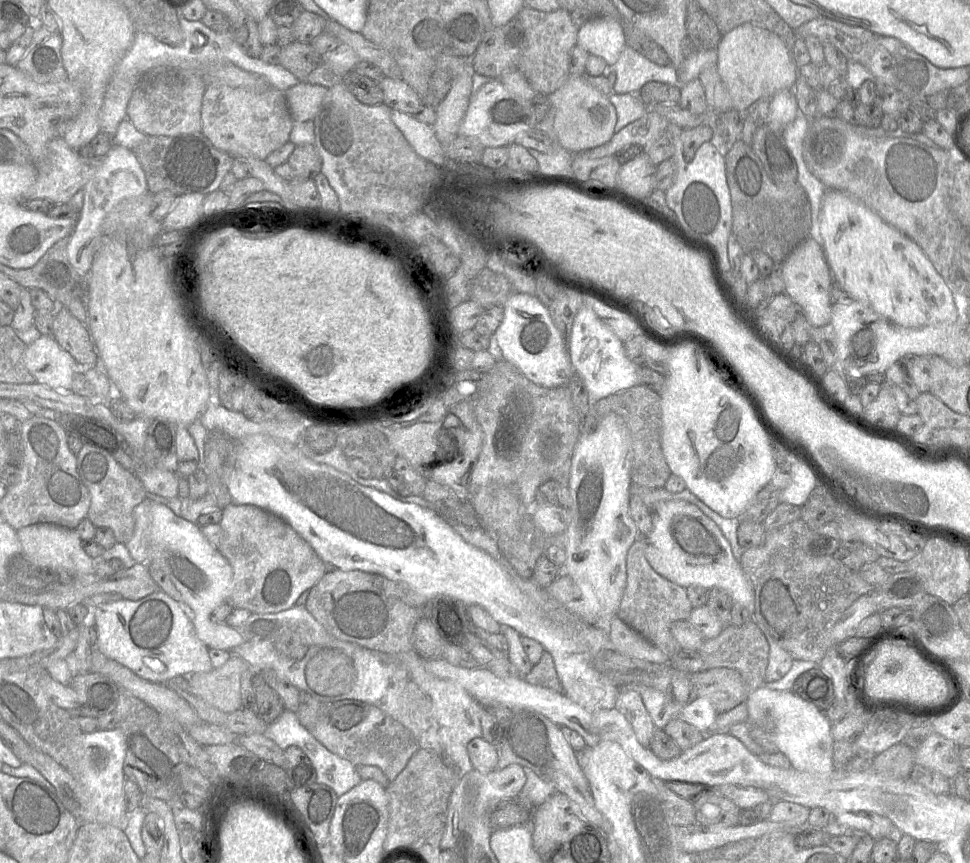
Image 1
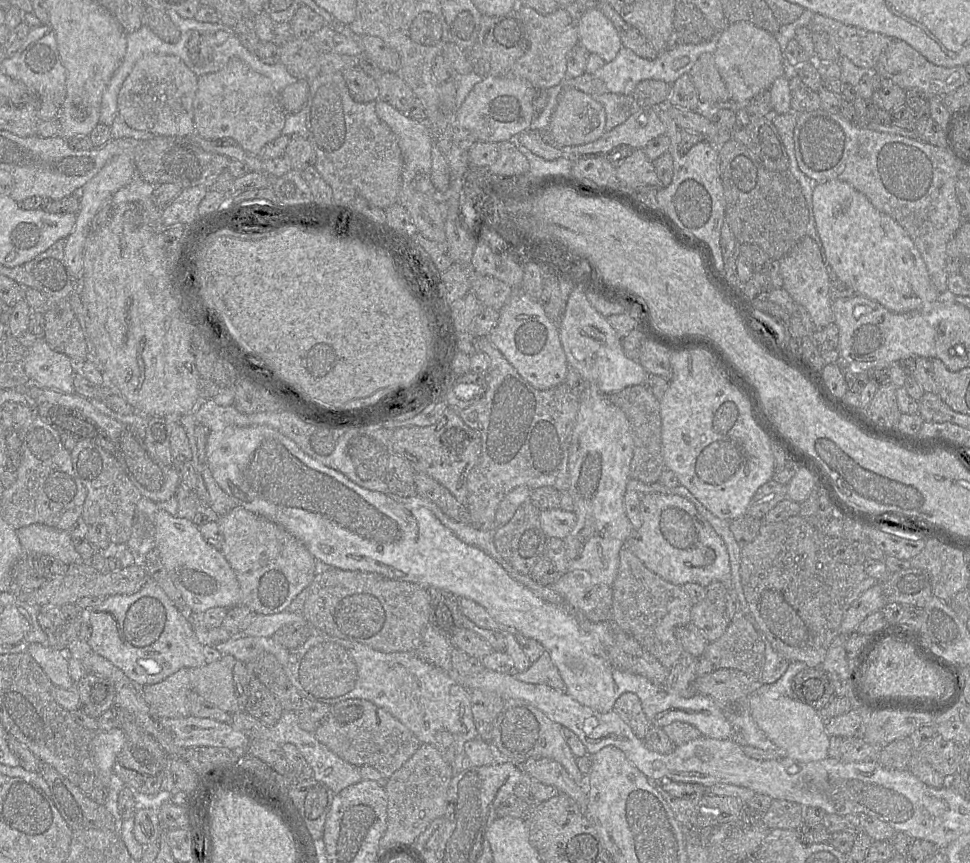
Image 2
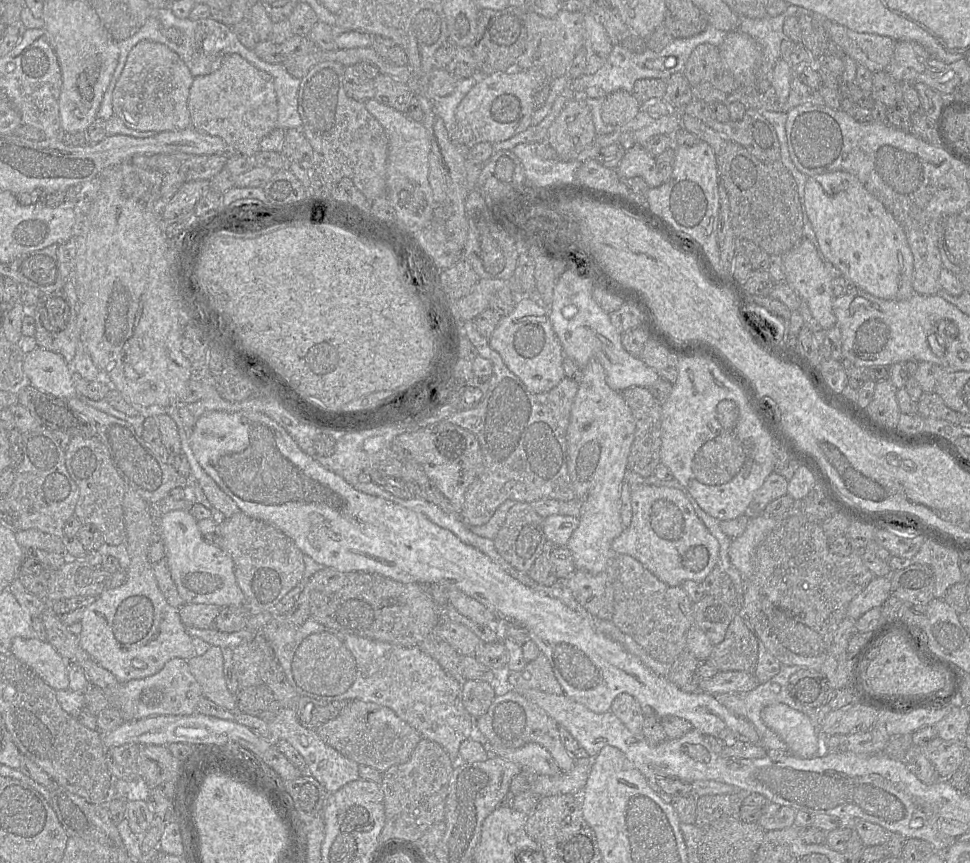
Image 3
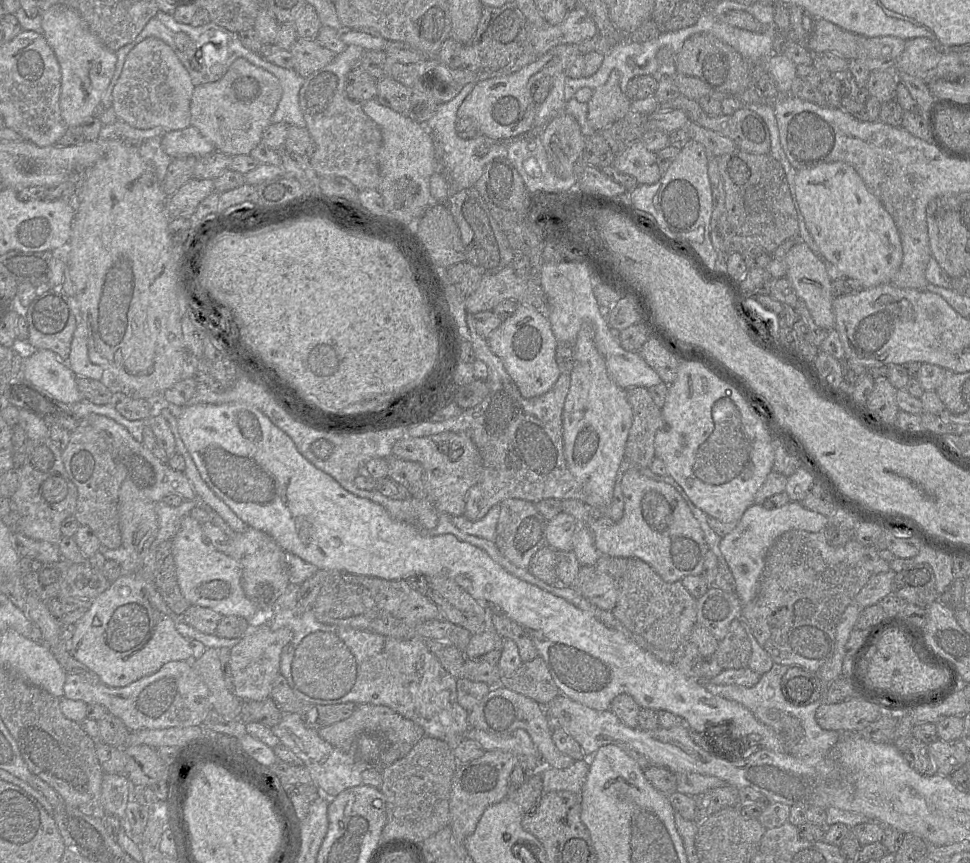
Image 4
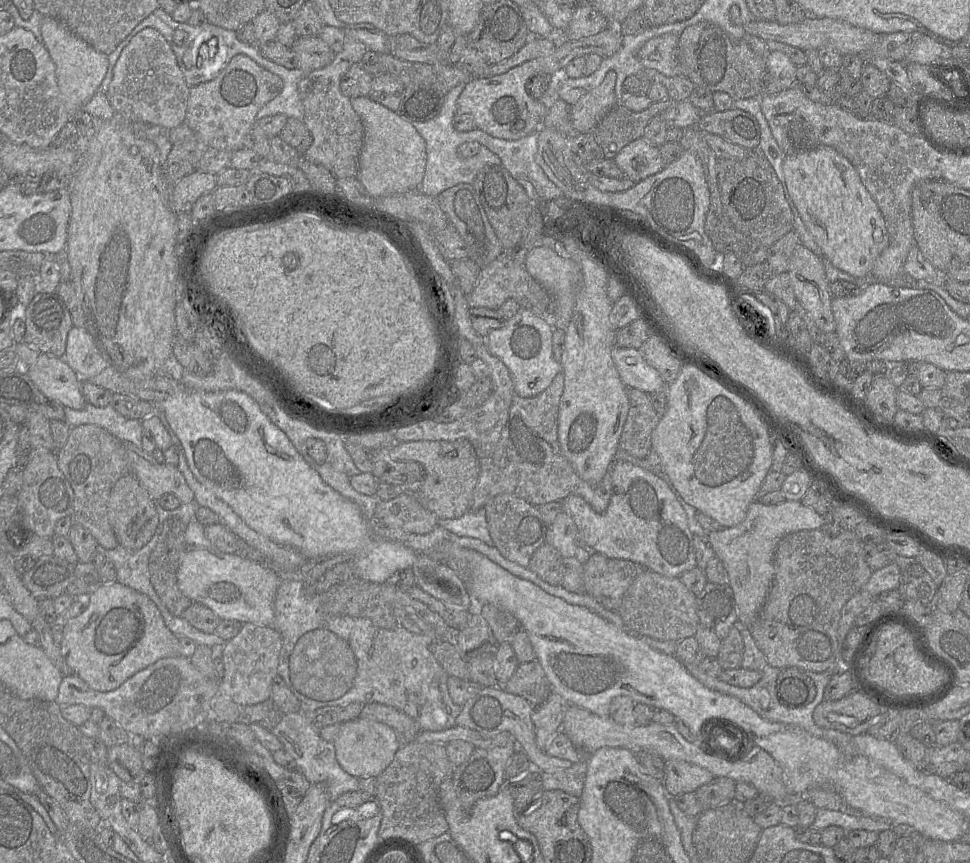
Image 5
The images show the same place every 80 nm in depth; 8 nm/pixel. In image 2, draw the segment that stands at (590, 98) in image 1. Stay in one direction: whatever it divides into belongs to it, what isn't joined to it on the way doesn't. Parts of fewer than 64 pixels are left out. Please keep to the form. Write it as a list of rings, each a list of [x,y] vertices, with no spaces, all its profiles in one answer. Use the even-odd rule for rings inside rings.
[[[576,88],[562,91],[552,113],[549,133],[561,146],[583,145],[599,139],[605,131],[606,112],[603,105],[594,97]]]

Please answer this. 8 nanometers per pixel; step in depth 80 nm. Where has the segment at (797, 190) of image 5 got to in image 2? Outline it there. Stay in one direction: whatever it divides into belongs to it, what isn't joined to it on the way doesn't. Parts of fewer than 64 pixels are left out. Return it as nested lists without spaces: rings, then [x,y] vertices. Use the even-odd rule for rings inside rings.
[[[839,180],[818,184],[812,194],[812,208],[817,233],[827,261],[842,280],[855,291],[894,313],[917,311],[940,296],[933,285],[925,262],[907,231],[893,218],[877,210],[865,195]]]

